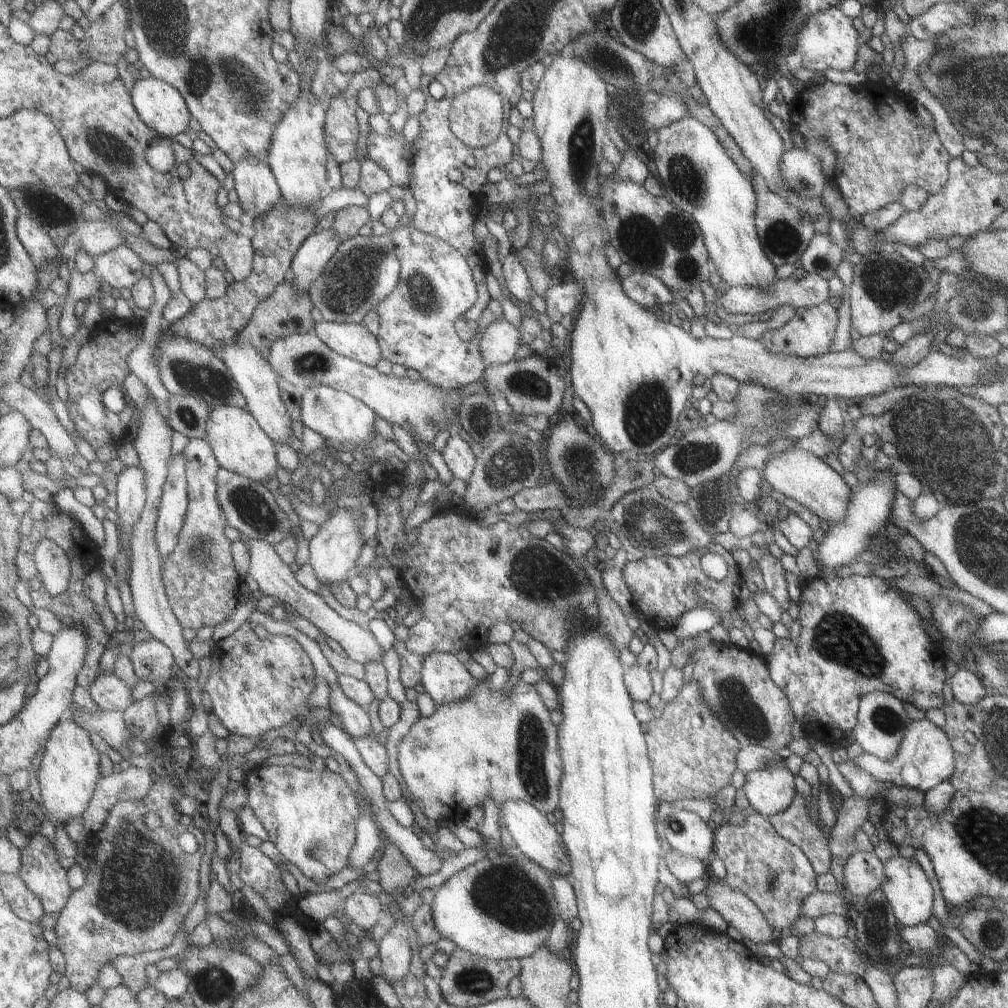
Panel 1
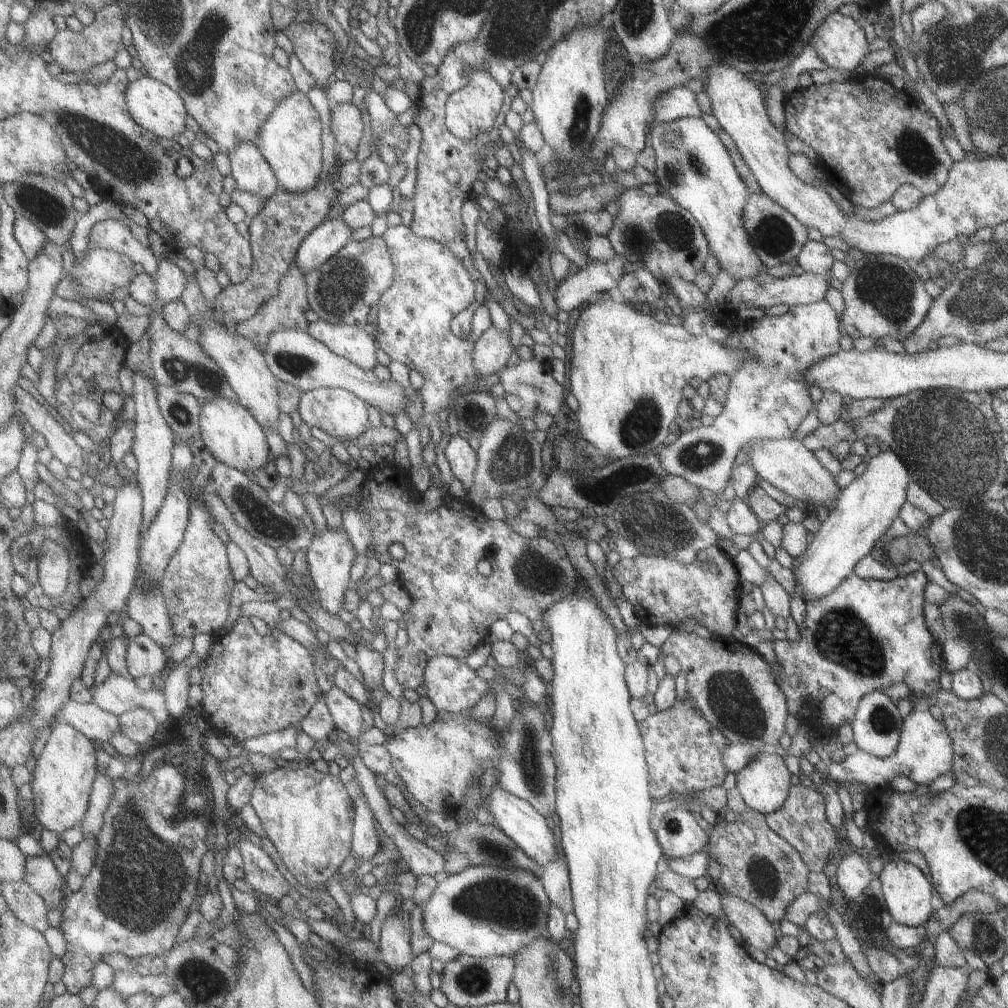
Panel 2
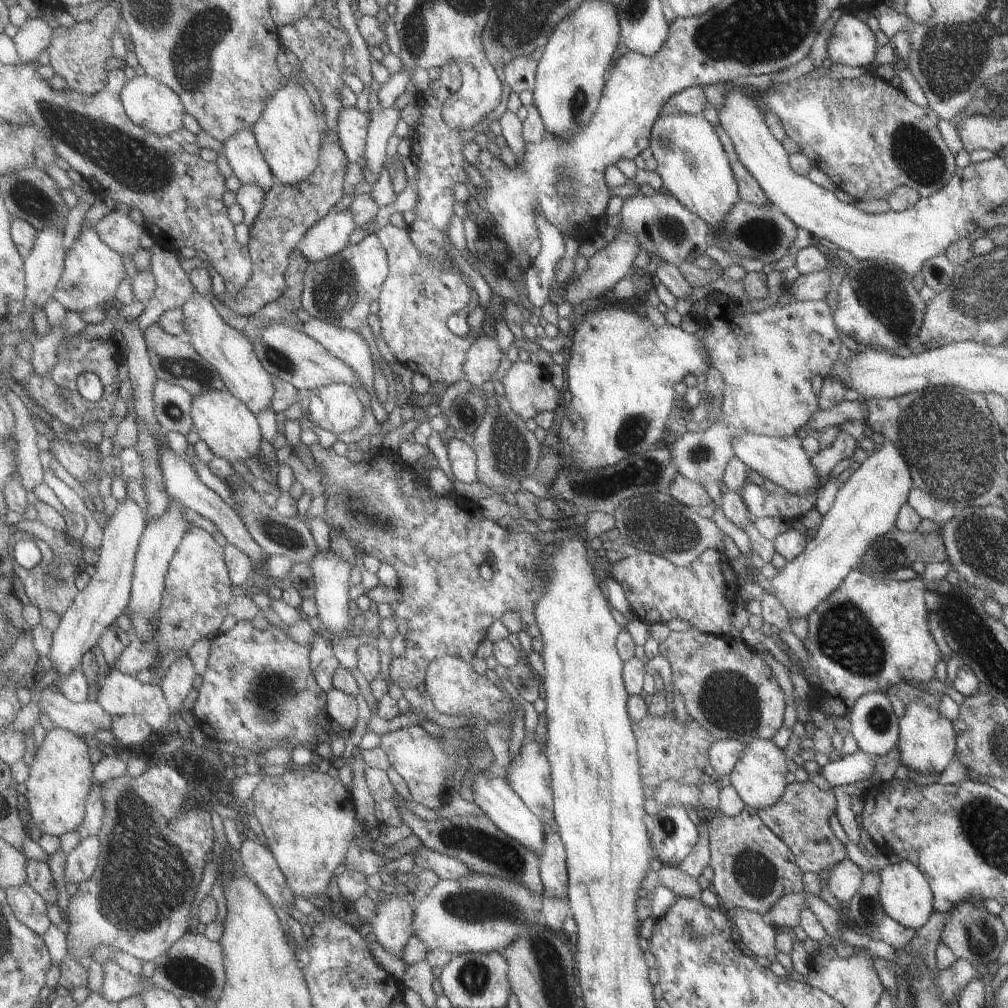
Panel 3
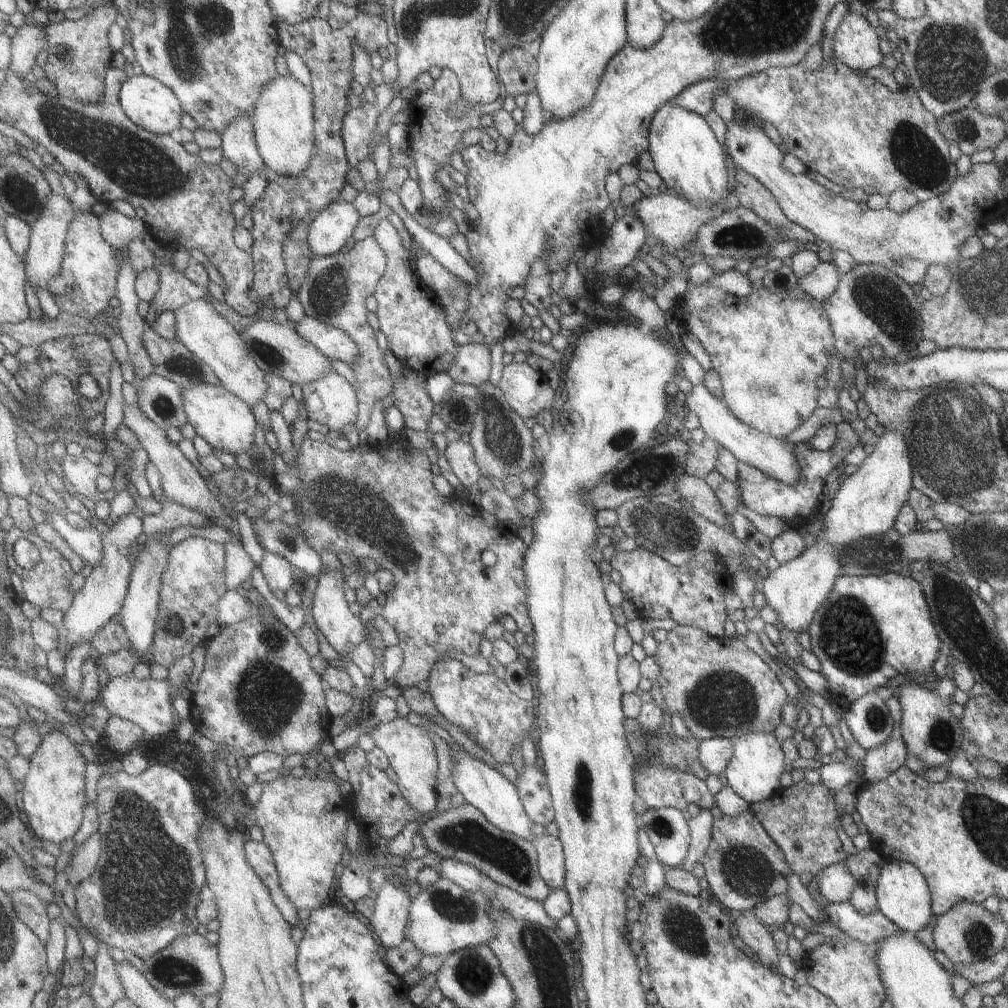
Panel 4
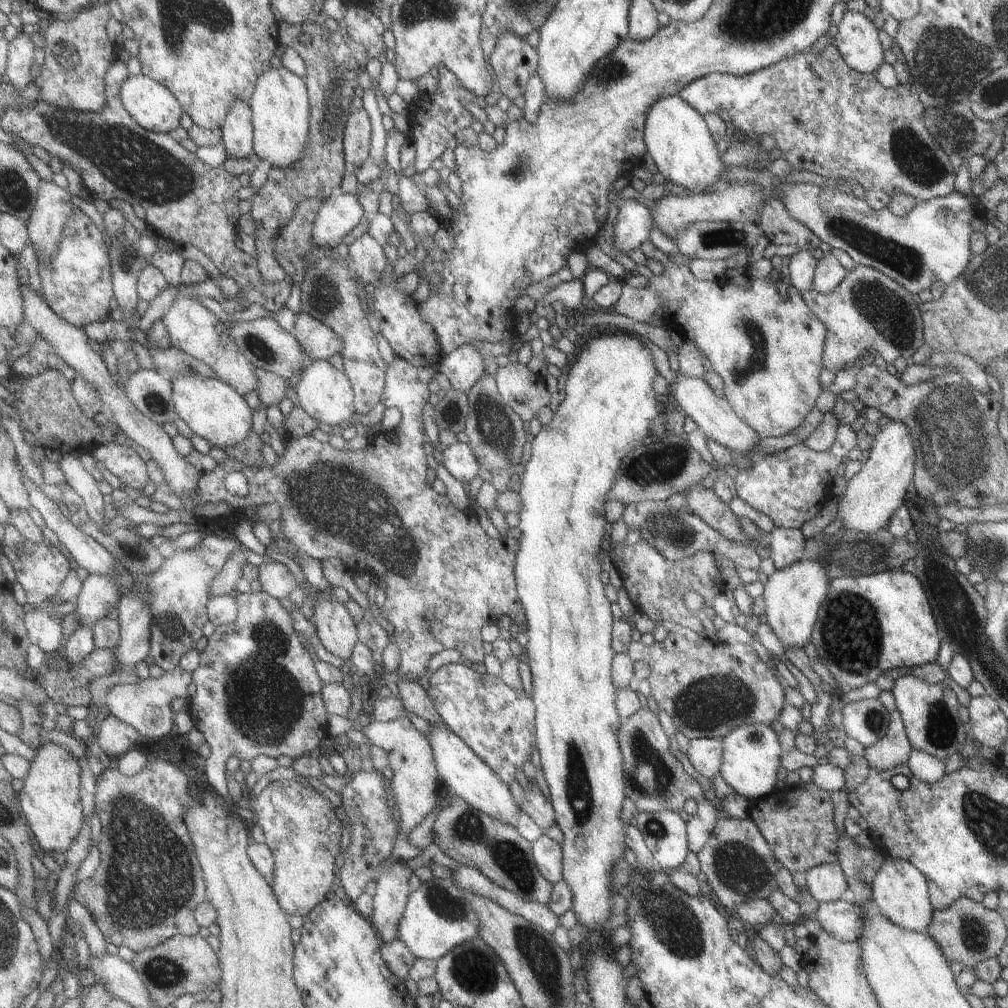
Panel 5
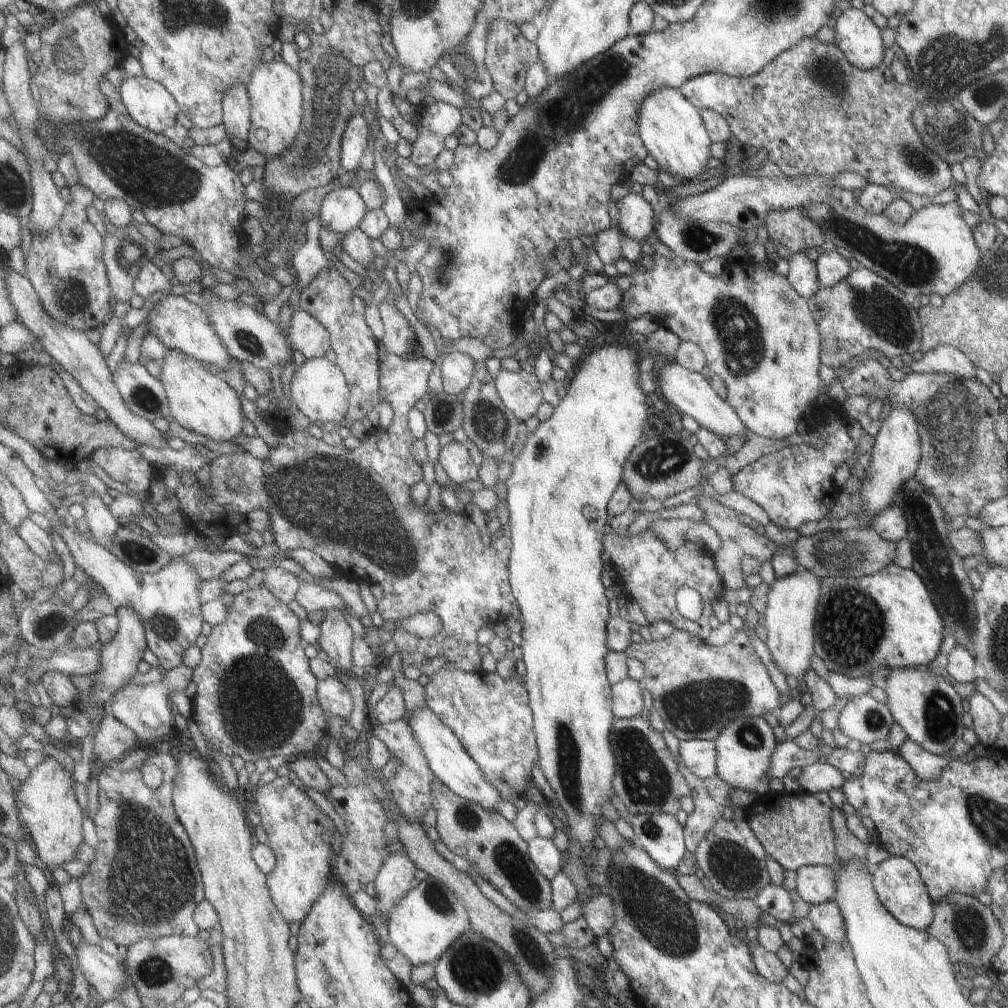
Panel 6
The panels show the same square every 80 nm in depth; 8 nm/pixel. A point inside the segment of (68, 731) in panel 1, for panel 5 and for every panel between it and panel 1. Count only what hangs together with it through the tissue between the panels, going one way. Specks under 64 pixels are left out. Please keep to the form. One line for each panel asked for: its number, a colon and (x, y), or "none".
2: (65, 772)
3: (61, 775)
4: (54, 798)
5: (50, 801)

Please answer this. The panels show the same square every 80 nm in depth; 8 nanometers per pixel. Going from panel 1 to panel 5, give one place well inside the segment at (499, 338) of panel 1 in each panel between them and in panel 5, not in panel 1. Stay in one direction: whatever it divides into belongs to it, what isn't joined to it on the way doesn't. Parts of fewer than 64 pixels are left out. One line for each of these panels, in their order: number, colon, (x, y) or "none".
2: (492, 350)
3: (484, 358)
4: (472, 366)
5: (463, 367)

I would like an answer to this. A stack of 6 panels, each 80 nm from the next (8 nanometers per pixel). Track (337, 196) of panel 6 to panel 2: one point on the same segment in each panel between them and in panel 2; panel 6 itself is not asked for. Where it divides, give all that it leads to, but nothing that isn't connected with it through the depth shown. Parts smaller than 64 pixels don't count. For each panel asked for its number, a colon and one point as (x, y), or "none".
2: (326, 241)
3: (329, 236)
4: (329, 232)
5: (340, 213)

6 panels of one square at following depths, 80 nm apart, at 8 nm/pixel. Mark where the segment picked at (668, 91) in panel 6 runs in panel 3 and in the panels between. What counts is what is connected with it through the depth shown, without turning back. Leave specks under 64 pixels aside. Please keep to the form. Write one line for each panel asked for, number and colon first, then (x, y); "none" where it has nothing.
3: (691, 164)
4: (686, 156)
5: (675, 136)

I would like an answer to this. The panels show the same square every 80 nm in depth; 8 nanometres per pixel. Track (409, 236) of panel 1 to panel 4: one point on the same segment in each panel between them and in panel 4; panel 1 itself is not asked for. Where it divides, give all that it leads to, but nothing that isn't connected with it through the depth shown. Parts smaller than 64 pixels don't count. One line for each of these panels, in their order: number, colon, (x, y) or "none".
2: (432, 285)
3: (419, 294)
4: (412, 319)

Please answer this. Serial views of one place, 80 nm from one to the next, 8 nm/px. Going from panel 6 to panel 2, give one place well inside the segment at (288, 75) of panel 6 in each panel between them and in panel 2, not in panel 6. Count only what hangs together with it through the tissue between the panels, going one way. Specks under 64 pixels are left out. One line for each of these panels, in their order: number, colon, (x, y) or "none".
2: (290, 140)
3: (289, 133)
4: (284, 122)
5: (280, 107)

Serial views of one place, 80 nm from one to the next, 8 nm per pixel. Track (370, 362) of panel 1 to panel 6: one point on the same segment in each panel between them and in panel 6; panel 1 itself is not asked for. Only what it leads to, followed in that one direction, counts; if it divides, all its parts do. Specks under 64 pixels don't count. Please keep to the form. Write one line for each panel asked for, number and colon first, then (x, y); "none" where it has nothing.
2: (351, 342)
3: (352, 348)
4: (334, 343)
5: (320, 342)
6: (307, 336)

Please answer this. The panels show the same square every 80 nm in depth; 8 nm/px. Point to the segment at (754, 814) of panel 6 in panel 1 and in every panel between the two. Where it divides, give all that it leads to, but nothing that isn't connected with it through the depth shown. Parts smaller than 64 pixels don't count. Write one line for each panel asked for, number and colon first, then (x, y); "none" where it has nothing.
1: (794, 824)
2: (800, 821)
3: (799, 818)
4: (799, 819)
5: (796, 822)

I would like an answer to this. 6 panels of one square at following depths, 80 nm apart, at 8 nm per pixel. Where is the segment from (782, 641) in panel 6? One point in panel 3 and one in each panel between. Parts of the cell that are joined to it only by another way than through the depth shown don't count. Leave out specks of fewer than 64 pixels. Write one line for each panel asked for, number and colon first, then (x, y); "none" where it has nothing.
3: (866, 505)
4: (868, 500)
5: (792, 595)

